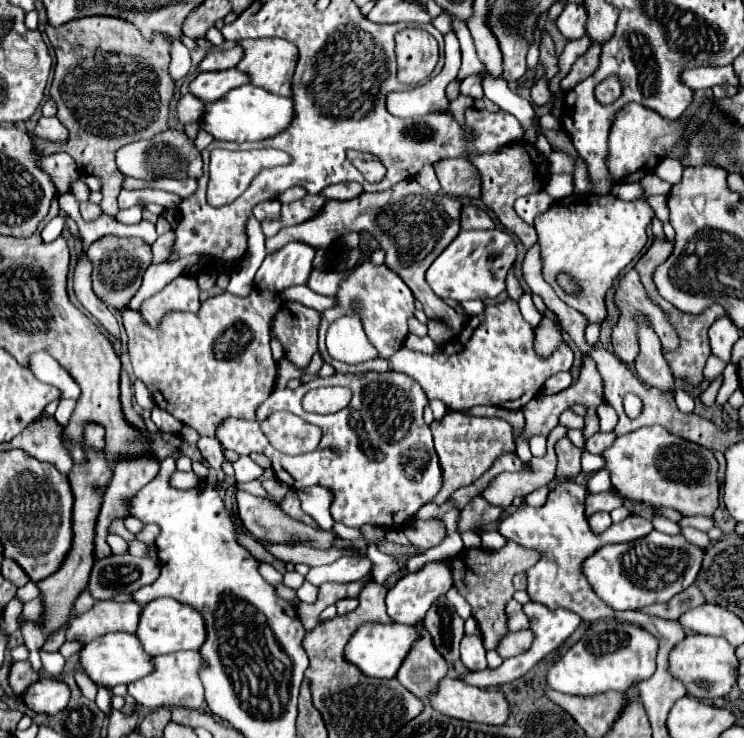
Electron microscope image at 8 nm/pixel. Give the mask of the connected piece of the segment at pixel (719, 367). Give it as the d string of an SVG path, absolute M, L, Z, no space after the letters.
M709 356L709 360L707 360L707 366L705 366L705 378L707 380L713 380L715 376L719 376L723 370L725 370L725 362L721 360L721 358L717 358L717 356Z

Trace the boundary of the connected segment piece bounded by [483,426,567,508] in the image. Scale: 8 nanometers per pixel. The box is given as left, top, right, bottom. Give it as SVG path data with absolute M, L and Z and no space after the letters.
M557 426L549 432L547 440L547 454L543 458L531 458L521 472L503 472L499 474L489 488L483 492L483 498L491 502L493 506L507 508L515 496L527 496L529 492L549 484L555 478L555 466L557 466L557 456L555 456L555 442L563 438L567 428Z

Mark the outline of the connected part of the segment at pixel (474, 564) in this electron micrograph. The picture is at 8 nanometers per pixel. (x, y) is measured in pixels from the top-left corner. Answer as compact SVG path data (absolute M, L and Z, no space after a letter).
M507 542L499 550L485 550L485 548L463 548L457 556L449 560L451 576L453 576L453 588L471 604L471 616L475 618L483 646L485 650L495 650L505 634L509 634L507 628L507 616L505 616L505 604L513 598L513 576L531 568L535 564L535 554L527 554L527 550L519 550L515 542Z

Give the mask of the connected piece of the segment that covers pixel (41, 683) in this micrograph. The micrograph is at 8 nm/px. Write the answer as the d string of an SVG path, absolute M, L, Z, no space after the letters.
M39 678L35 684L31 684L23 700L25 704L39 714L57 714L67 708L69 704L69 686L57 678Z

